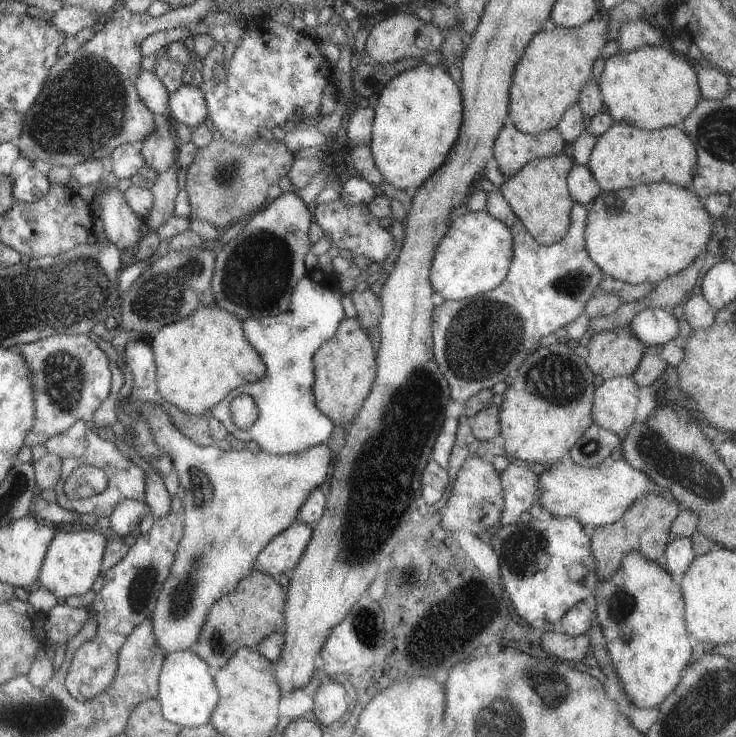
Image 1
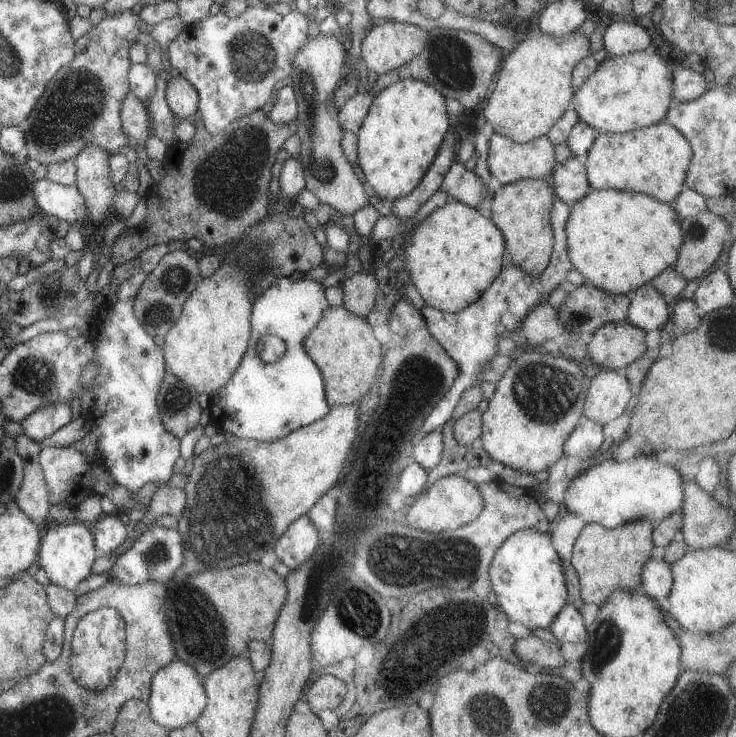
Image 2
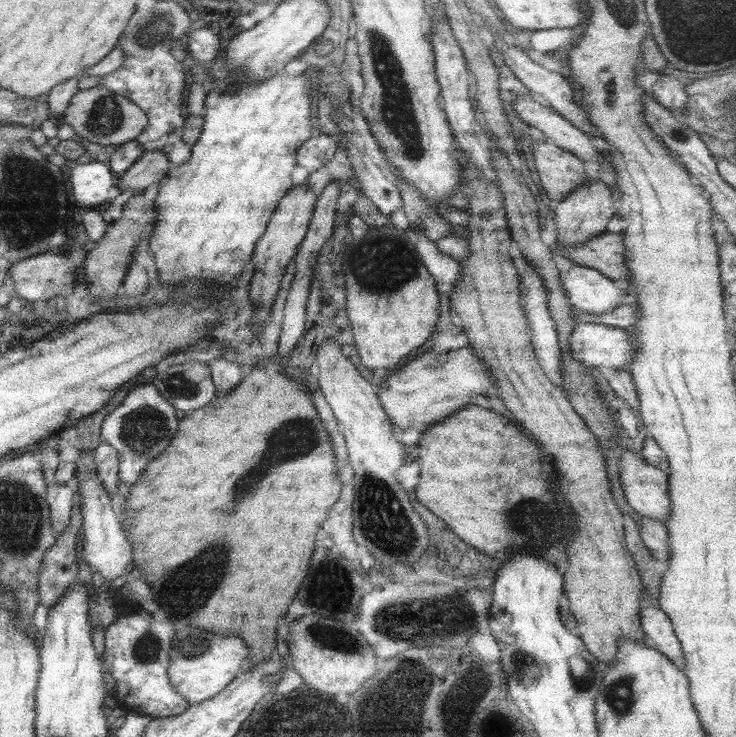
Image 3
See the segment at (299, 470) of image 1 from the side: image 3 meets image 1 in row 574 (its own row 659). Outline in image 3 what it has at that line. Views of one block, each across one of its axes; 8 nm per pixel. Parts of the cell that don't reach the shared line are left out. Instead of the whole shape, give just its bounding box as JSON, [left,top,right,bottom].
[167,625,248,705]

